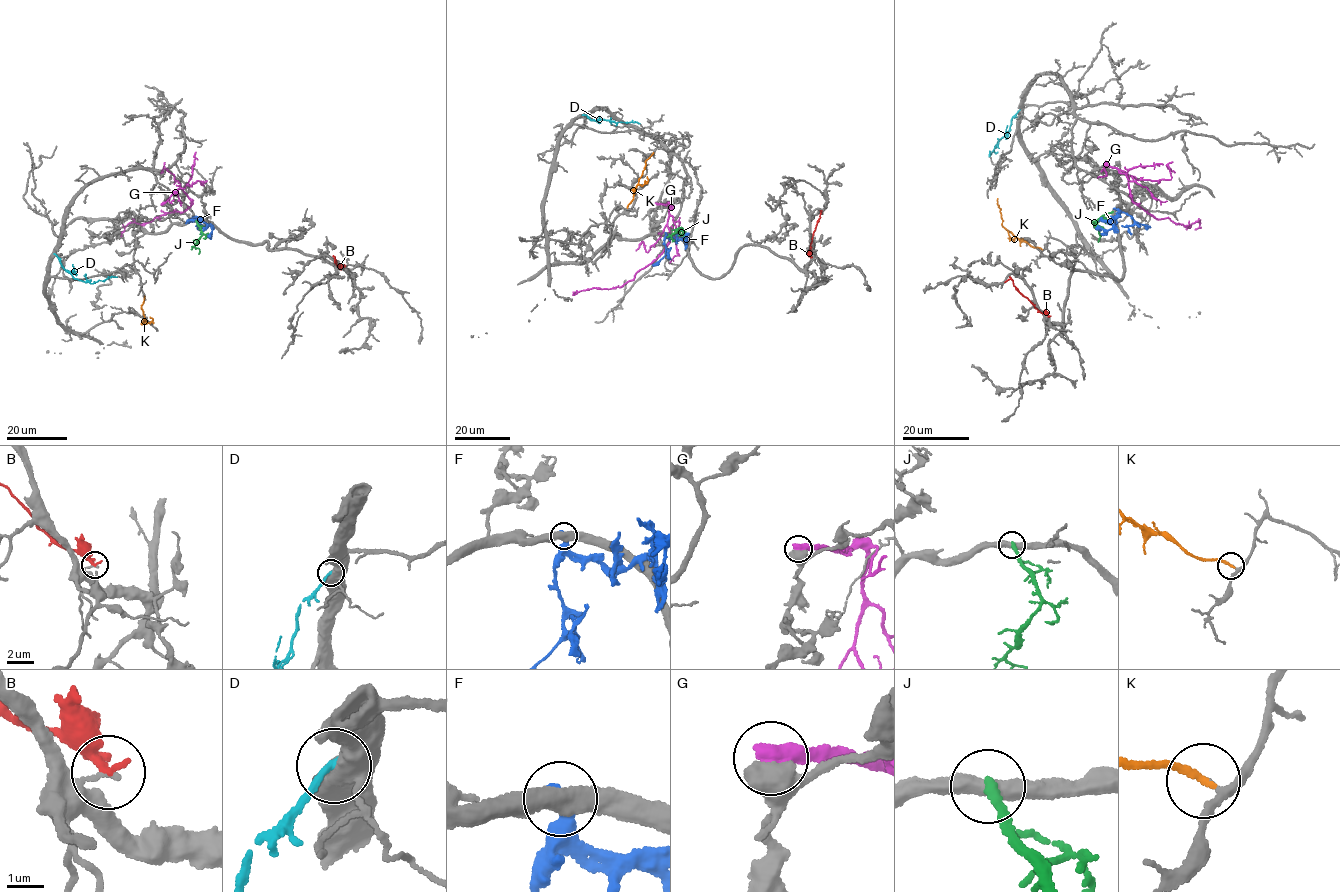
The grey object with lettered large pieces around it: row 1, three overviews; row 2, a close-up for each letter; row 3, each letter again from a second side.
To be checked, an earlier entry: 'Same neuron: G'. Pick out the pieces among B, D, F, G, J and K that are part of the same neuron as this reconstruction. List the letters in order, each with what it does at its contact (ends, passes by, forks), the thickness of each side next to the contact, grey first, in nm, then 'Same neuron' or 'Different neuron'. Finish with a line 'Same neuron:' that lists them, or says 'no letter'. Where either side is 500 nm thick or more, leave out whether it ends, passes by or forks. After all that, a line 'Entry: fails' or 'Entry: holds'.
B: It ends there. Thickness 160 nm (grey) against 260 nm. Different neuron
D: Thickness 500 nm (grey) against 180 nm. Different neuron
F: Thickness 500 nm (grey) against 360 nm. Different neuron
G: Thickness 550 nm (grey) against 550 nm. Different neuron
J: It ends there. Thickness 480 nm (grey) against 240 nm. Different neuron
K: It ends there. Thickness 170 nm (grey) against 200 nm. Same neuron
Same neuron: K
Entry: fails

